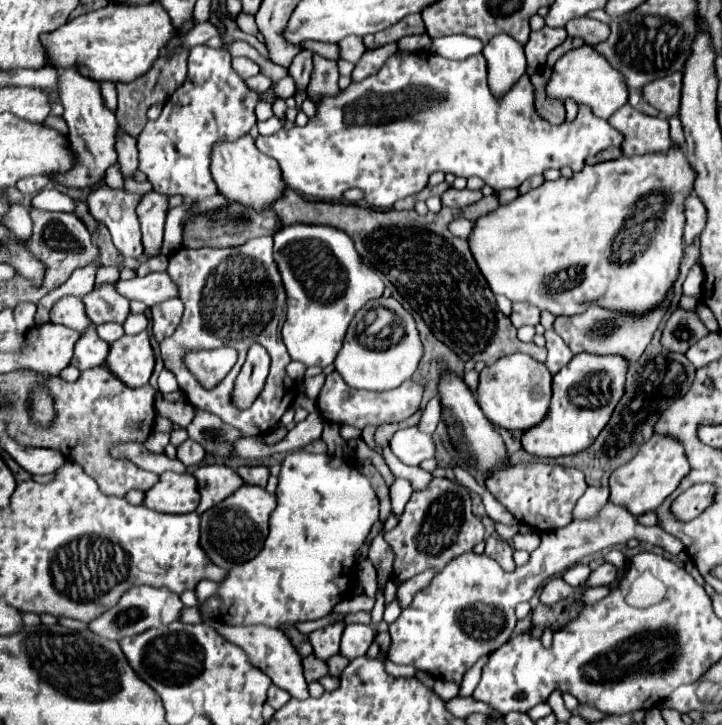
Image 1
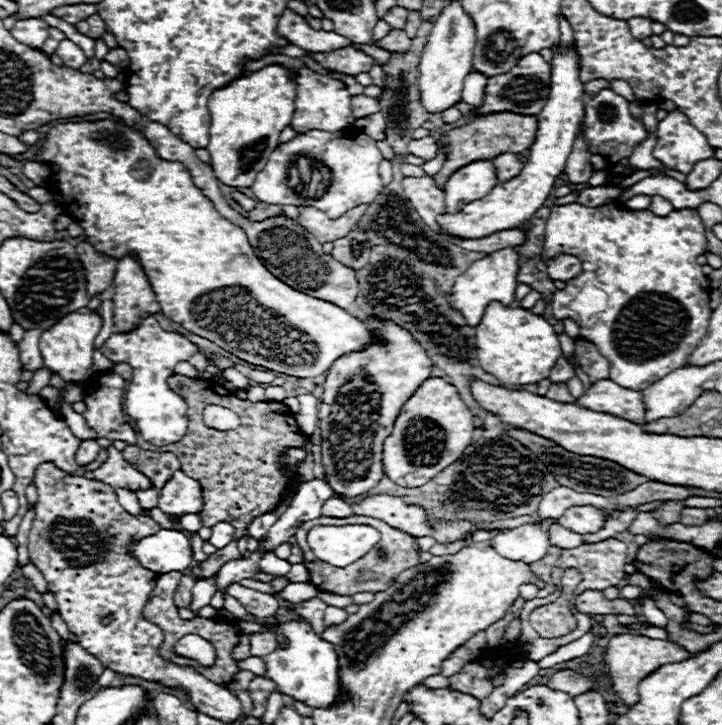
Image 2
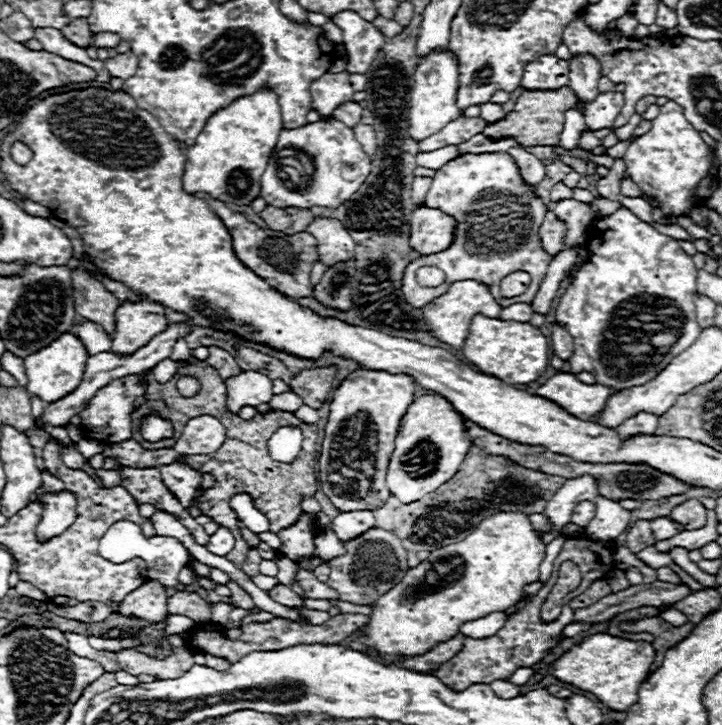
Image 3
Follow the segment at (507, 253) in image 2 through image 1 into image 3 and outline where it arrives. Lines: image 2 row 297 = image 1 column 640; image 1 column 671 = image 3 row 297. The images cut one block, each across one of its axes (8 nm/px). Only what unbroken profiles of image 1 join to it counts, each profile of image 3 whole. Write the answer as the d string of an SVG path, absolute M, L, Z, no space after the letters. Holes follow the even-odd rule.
M460 280L460 282L450 284L446 294L434 298L422 310L424 310L424 320L432 330L432 336L450 344L452 348L462 348L462 344L468 336L468 330L470 330L472 316L476 316L476 312L484 312L484 316L500 316L502 306L494 300L494 296L490 294L486 284L476 282L476 280Z

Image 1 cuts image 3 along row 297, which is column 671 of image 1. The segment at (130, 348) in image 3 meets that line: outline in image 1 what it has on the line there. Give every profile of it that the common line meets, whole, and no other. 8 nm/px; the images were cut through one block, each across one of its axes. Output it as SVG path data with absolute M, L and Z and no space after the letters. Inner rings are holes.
M624 104L624 108L612 114L608 122L624 136L622 144L624 156L668 152L668 148L672 146L668 134L668 120L646 116L632 108L630 104Z

